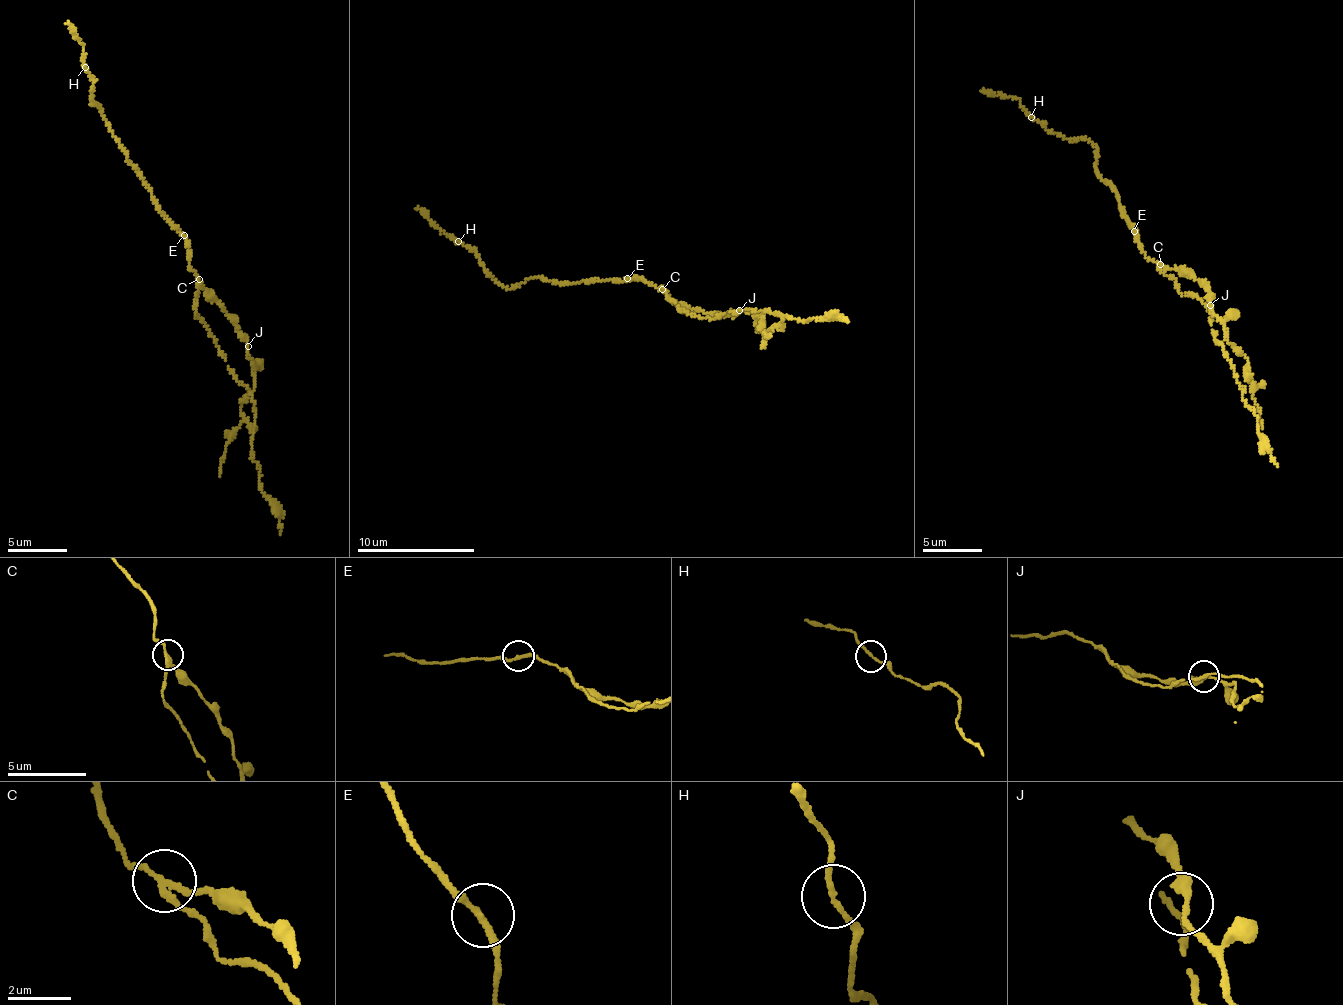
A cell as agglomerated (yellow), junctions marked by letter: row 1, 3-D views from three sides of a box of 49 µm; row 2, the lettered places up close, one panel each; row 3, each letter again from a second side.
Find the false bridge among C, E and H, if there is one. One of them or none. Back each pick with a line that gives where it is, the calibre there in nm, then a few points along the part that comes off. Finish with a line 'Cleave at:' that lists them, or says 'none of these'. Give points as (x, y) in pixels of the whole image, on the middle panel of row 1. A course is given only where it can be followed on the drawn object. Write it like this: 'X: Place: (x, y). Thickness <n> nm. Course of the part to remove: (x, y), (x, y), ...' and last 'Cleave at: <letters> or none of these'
C: Place: (662, 289). Thickness 180 nm. Course of the part to remove: (662, 290), (692, 309), (722, 316), (746, 310), (762, 314), (764, 334), (770, 331), (764, 335), (771, 336)
Cleave at: C

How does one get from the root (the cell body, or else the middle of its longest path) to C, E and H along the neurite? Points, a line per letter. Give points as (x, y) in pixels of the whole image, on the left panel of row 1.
C: (189, 263), (199, 279)
E: (189, 263), (184, 235)
H: (189, 263), (185, 241), (159, 209), (93, 104), (86, 68)

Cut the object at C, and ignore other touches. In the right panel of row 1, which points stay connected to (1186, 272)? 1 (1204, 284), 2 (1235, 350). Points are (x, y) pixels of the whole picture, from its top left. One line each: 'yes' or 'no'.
1: yes
2: yes

